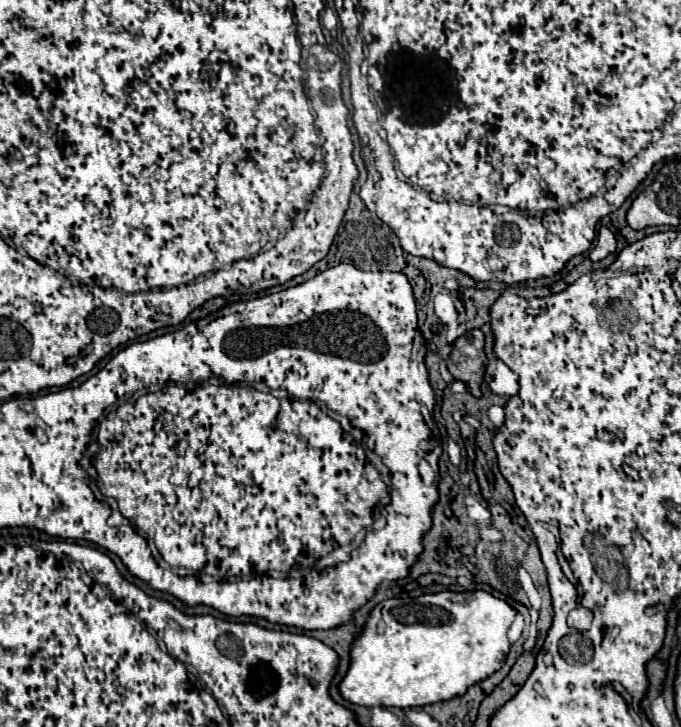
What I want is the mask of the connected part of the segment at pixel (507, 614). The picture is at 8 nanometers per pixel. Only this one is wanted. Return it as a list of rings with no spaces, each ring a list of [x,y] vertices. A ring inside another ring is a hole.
[[[483,589],[475,591],[439,591],[419,597],[385,599],[369,613],[361,633],[351,643],[349,669],[341,679],[337,691],[341,697],[355,705],[381,705],[381,707],[423,707],[447,701],[465,693],[467,687],[479,683],[501,669],[509,653],[507,629],[511,627],[517,611],[503,599],[493,597]]]

